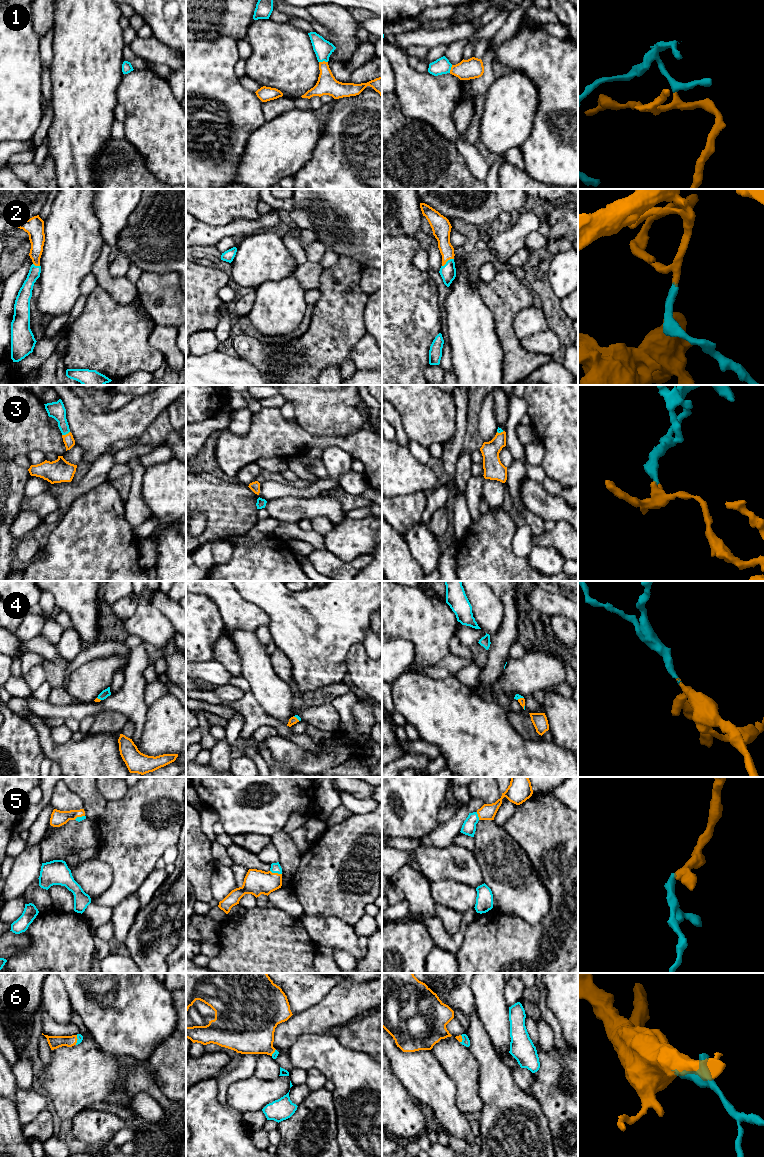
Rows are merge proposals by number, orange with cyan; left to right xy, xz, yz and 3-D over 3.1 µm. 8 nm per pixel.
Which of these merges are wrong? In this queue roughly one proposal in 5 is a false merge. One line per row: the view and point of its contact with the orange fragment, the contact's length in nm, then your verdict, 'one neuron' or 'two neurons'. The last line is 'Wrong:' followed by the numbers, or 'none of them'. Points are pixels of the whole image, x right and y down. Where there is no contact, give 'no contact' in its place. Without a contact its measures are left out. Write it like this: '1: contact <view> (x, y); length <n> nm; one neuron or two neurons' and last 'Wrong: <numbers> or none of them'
1: contact xz (323, 61); length 70 nm; one neuron
2: contact yz (447, 260); length 120 nm; one neuron
3: contact xy (66, 434); length 70 nm; one neuron
4: contact yz (520, 698); length 60 nm; one neuron
5: contact xz (276, 873); length 100 nm; one neuron
6: contact xy (77, 1039); length 80 nm; one neuron
Wrong: none of them

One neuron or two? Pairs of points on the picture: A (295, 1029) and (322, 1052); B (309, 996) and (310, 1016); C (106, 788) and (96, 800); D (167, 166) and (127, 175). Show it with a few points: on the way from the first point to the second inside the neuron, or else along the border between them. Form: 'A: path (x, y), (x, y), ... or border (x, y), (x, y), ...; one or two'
A: border (325, 1031), (320, 1033), (302, 1033), (287, 1052); two
B: border (328, 993), (317, 1003), (293, 1014); two
C: border (96, 787), (107, 800); two
D: border (137, 149), (147, 169), (157, 178); two

